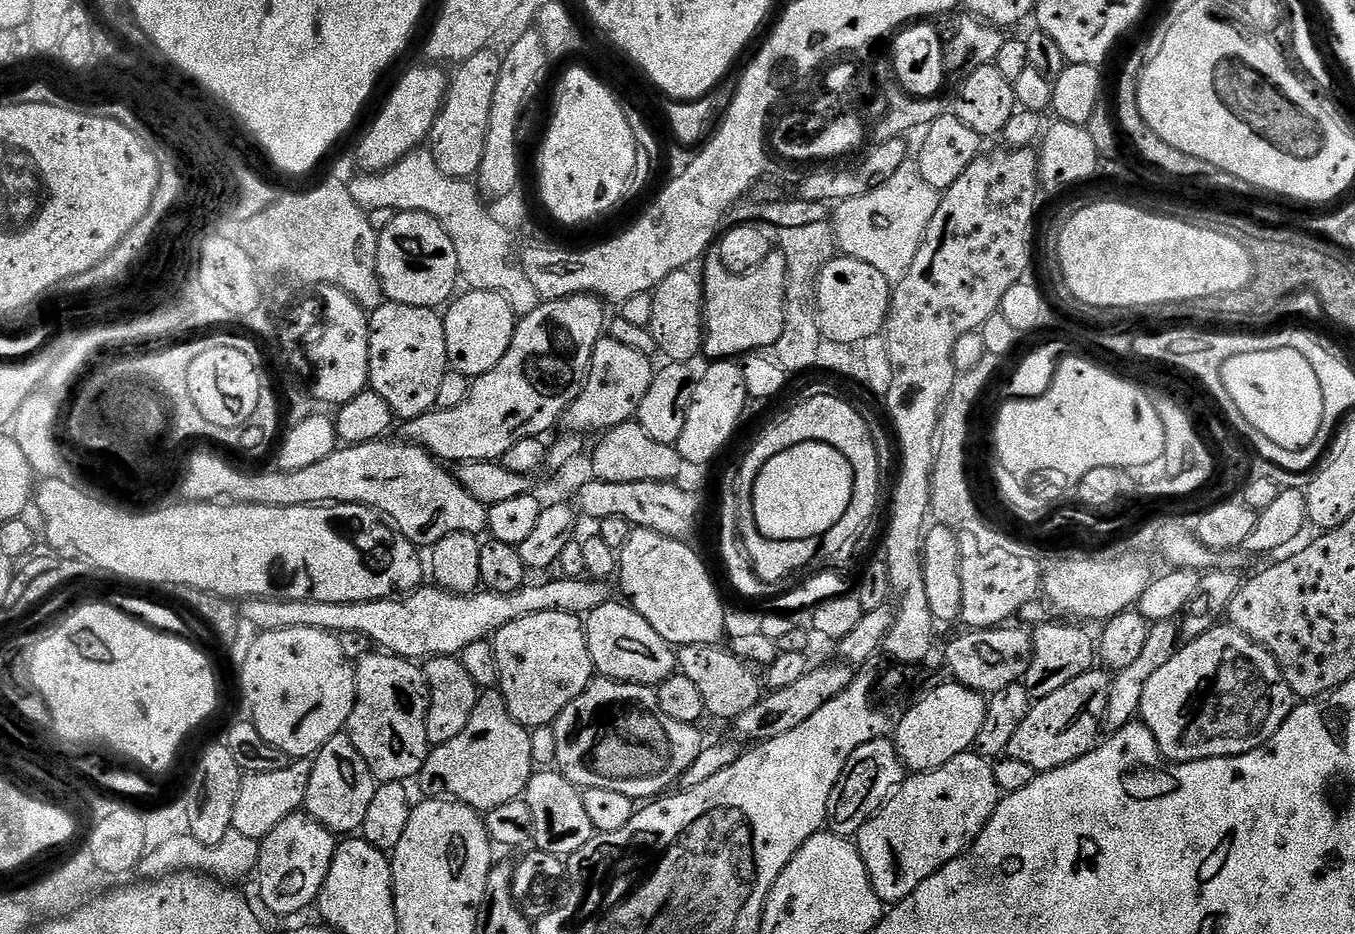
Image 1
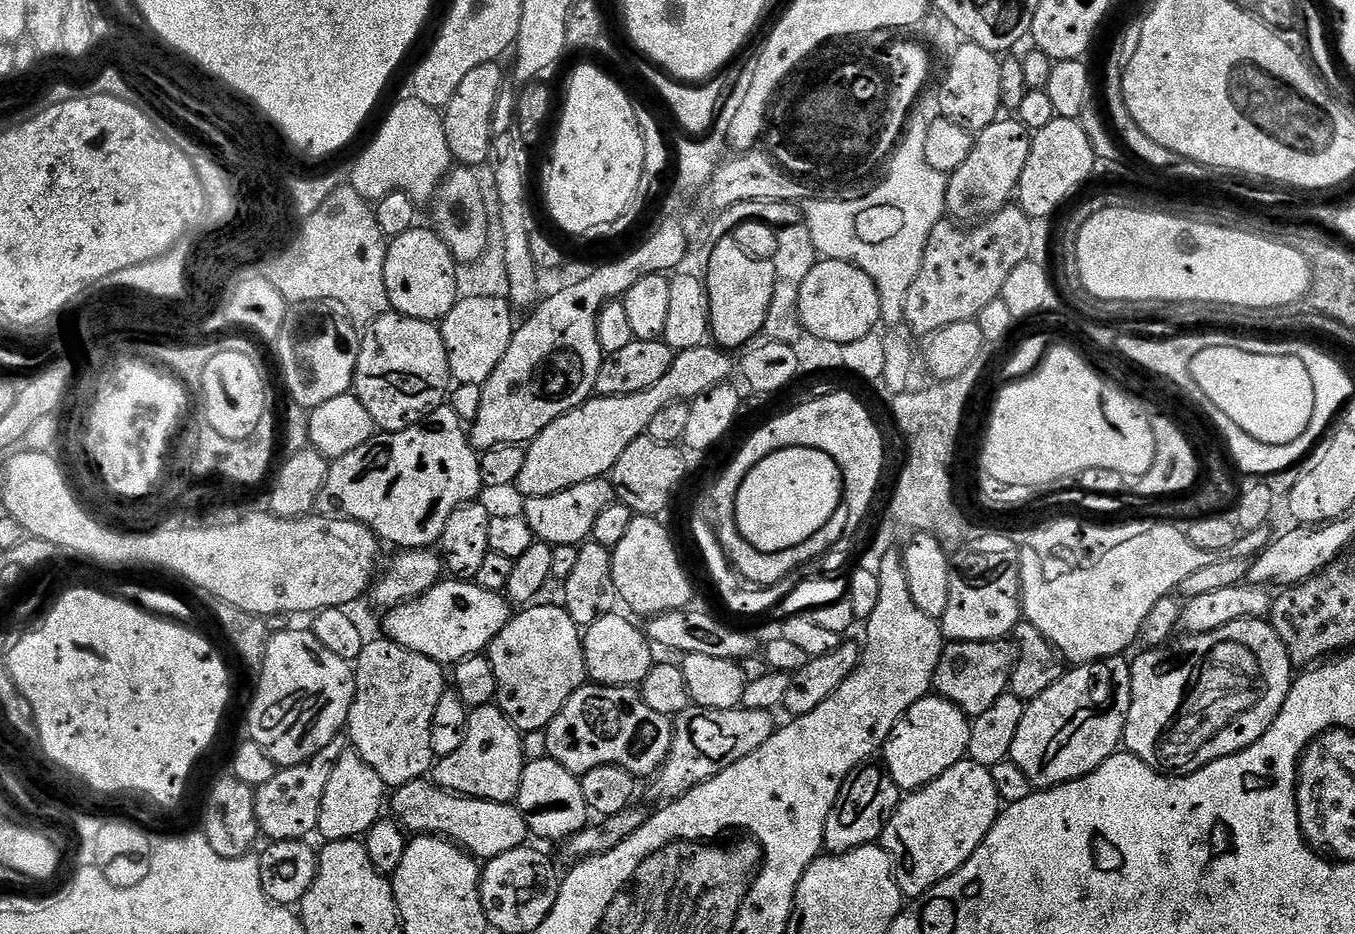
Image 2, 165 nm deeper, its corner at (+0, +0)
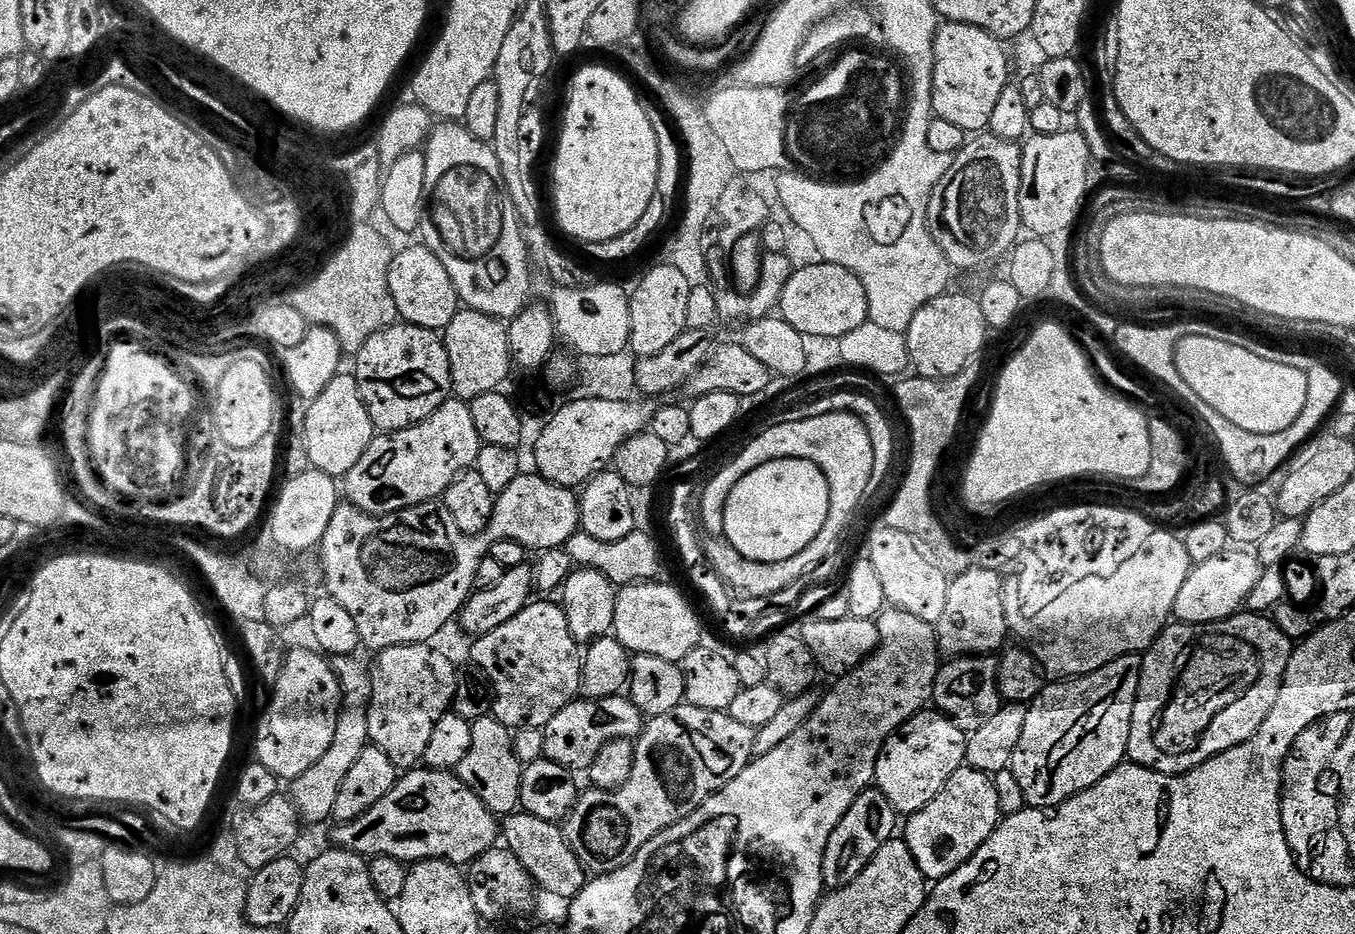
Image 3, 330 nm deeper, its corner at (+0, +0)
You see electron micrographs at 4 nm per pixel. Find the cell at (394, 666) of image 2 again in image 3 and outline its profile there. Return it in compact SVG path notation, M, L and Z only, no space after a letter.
M427 643L385 648L372 668L372 693L368 698L368 739L387 756L408 756L421 747L428 731L453 703L458 679L456 668Z

